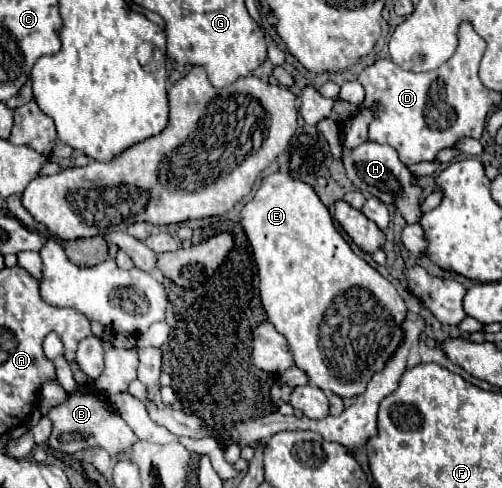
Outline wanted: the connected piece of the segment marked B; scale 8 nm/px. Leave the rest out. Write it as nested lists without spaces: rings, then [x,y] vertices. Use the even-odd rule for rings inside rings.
[[[76,385],[76,389],[68,393],[62,403],[50,407],[46,417],[52,421],[52,433],[48,437],[48,445],[62,453],[78,453],[92,447],[100,447],[108,451],[110,457],[118,457],[130,453],[132,445],[138,441],[128,423],[110,407],[106,395],[102,395],[96,389]]]

